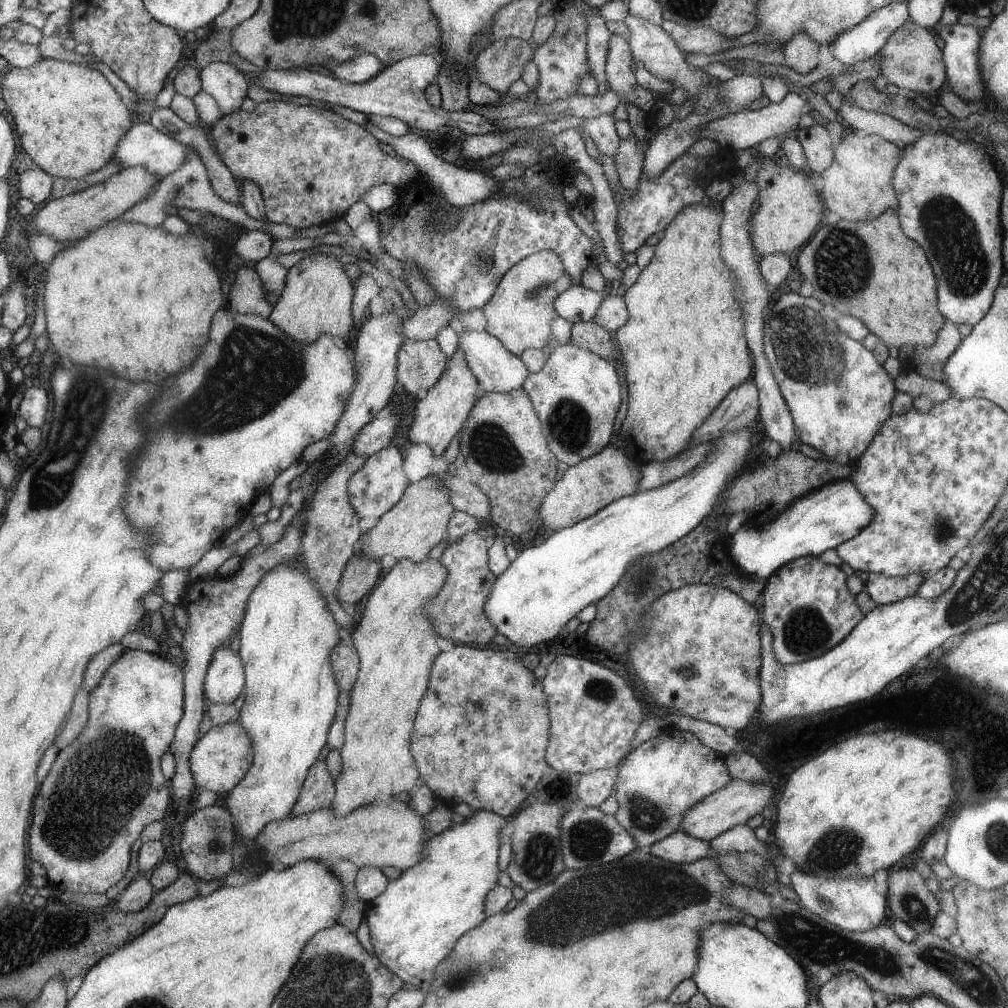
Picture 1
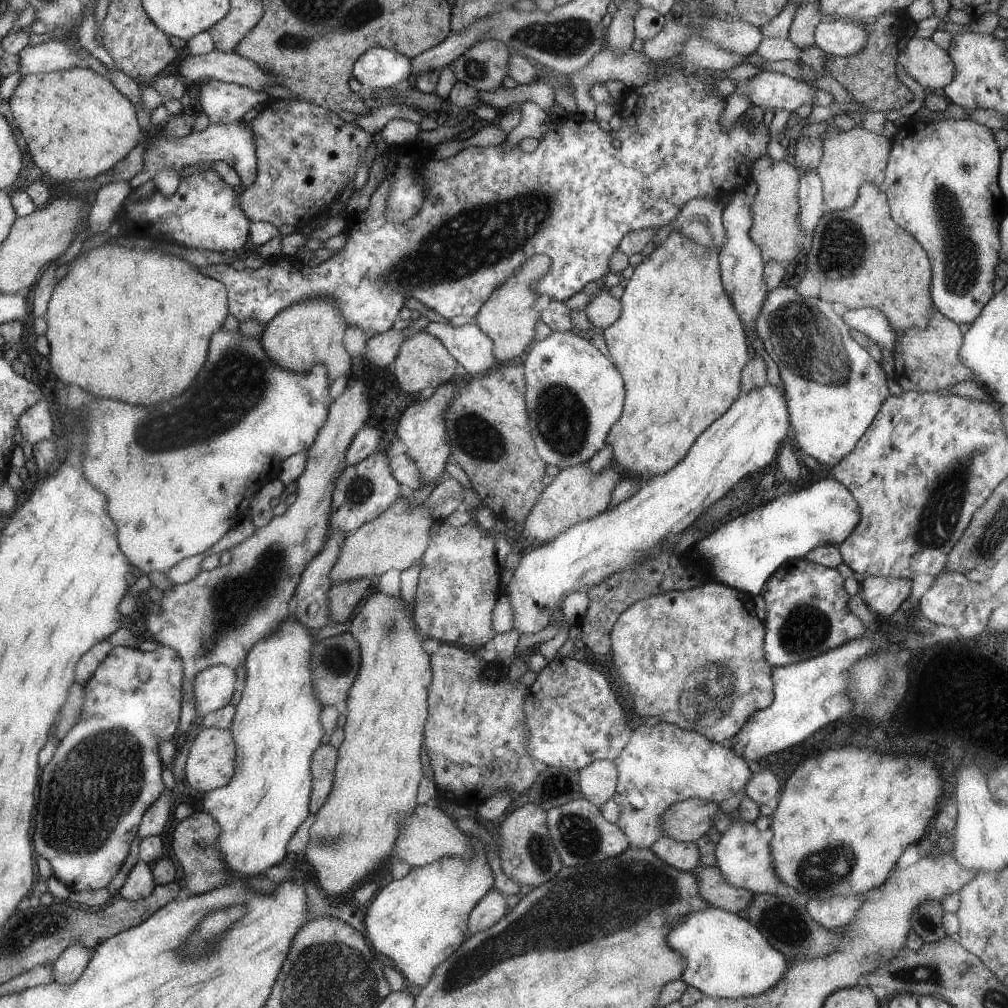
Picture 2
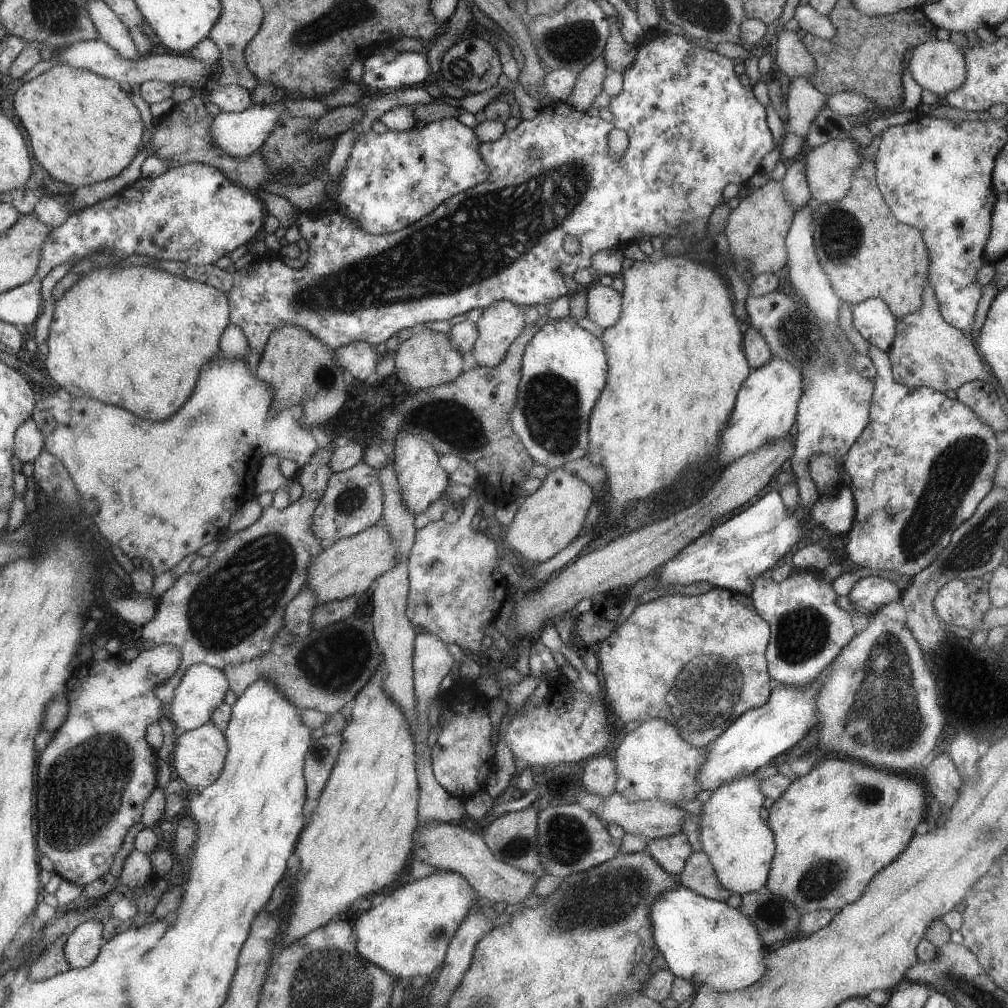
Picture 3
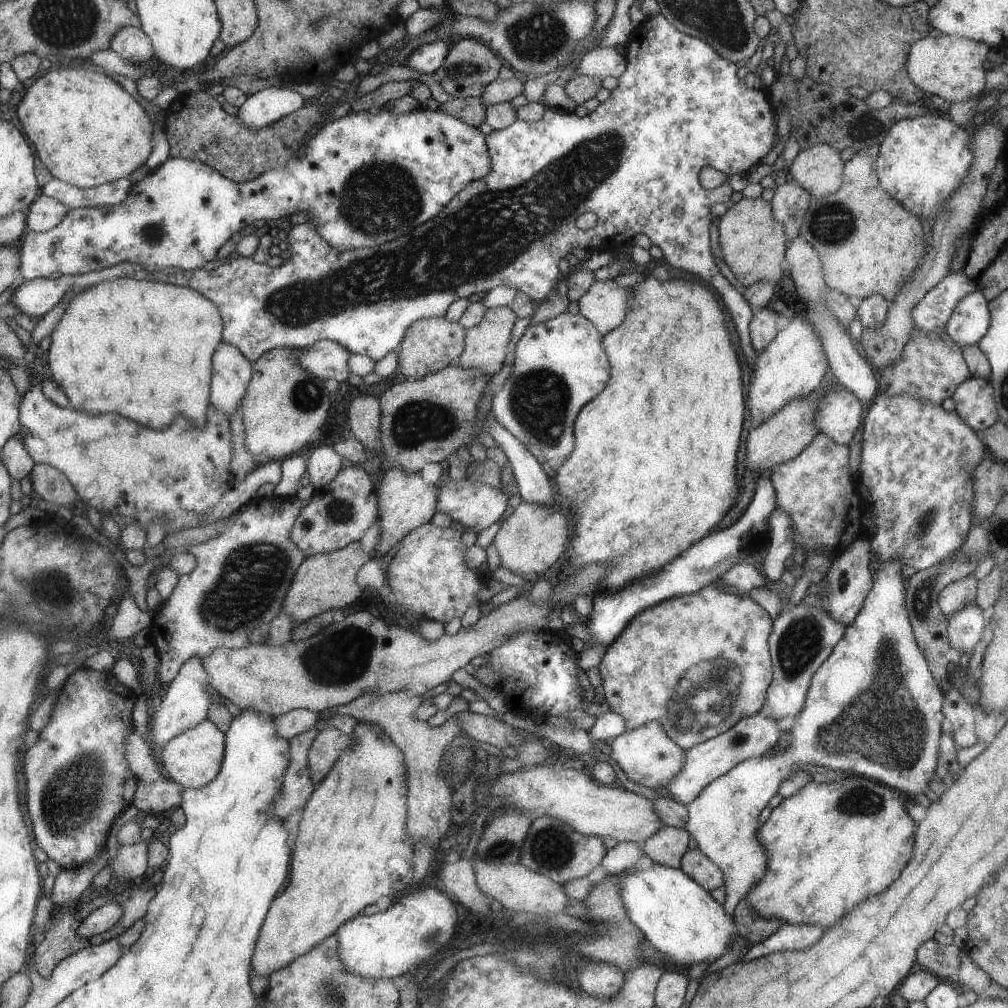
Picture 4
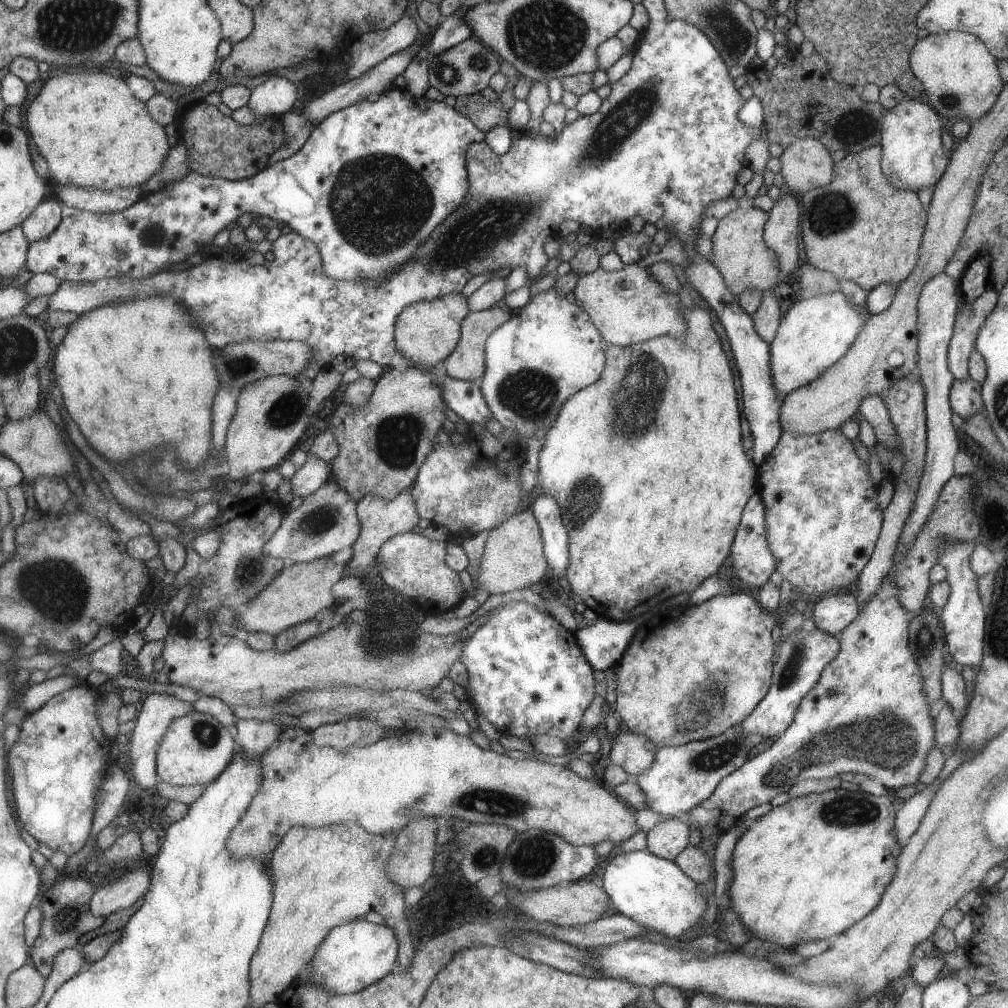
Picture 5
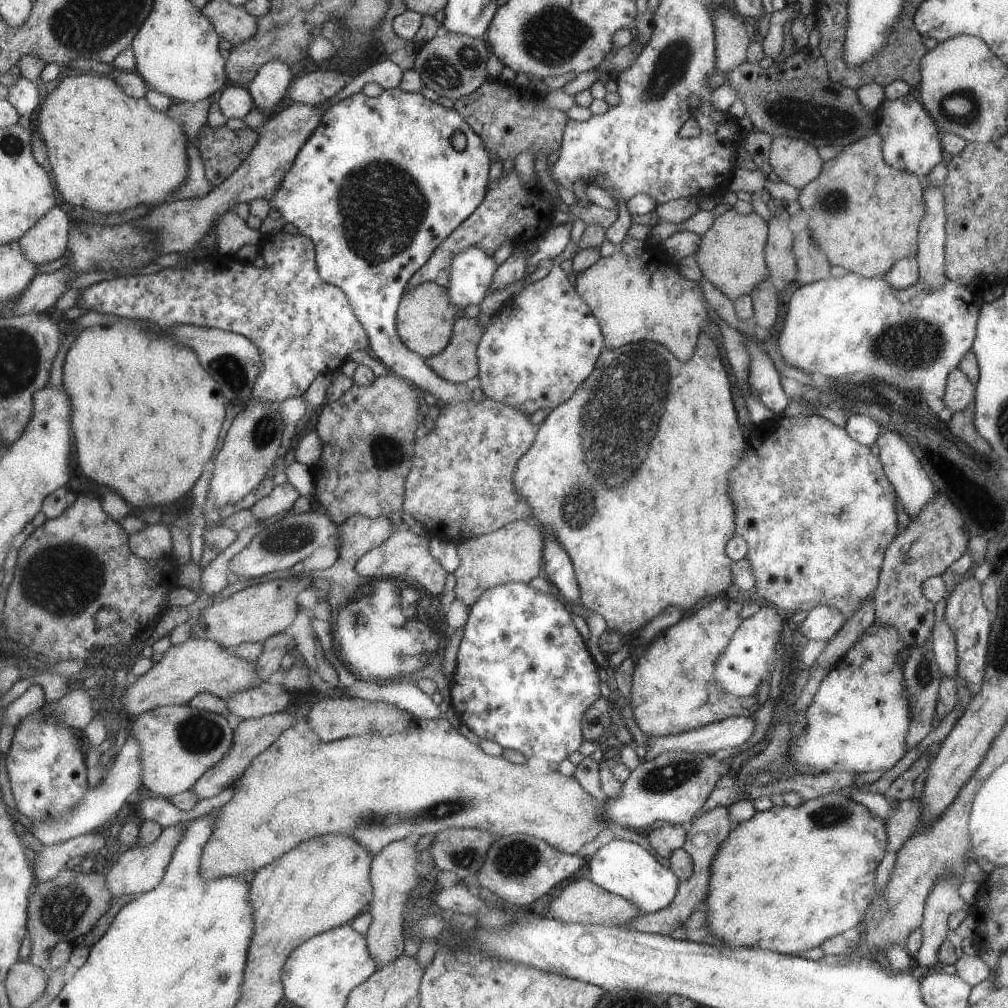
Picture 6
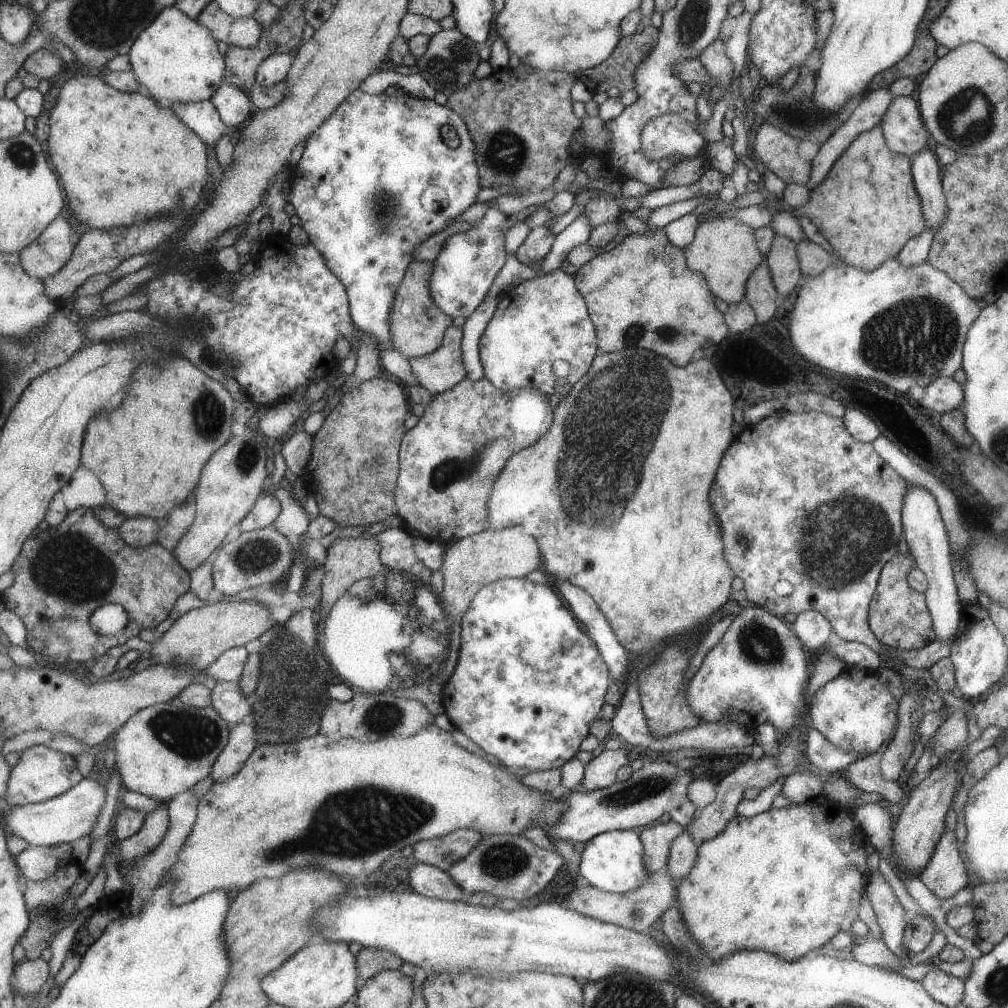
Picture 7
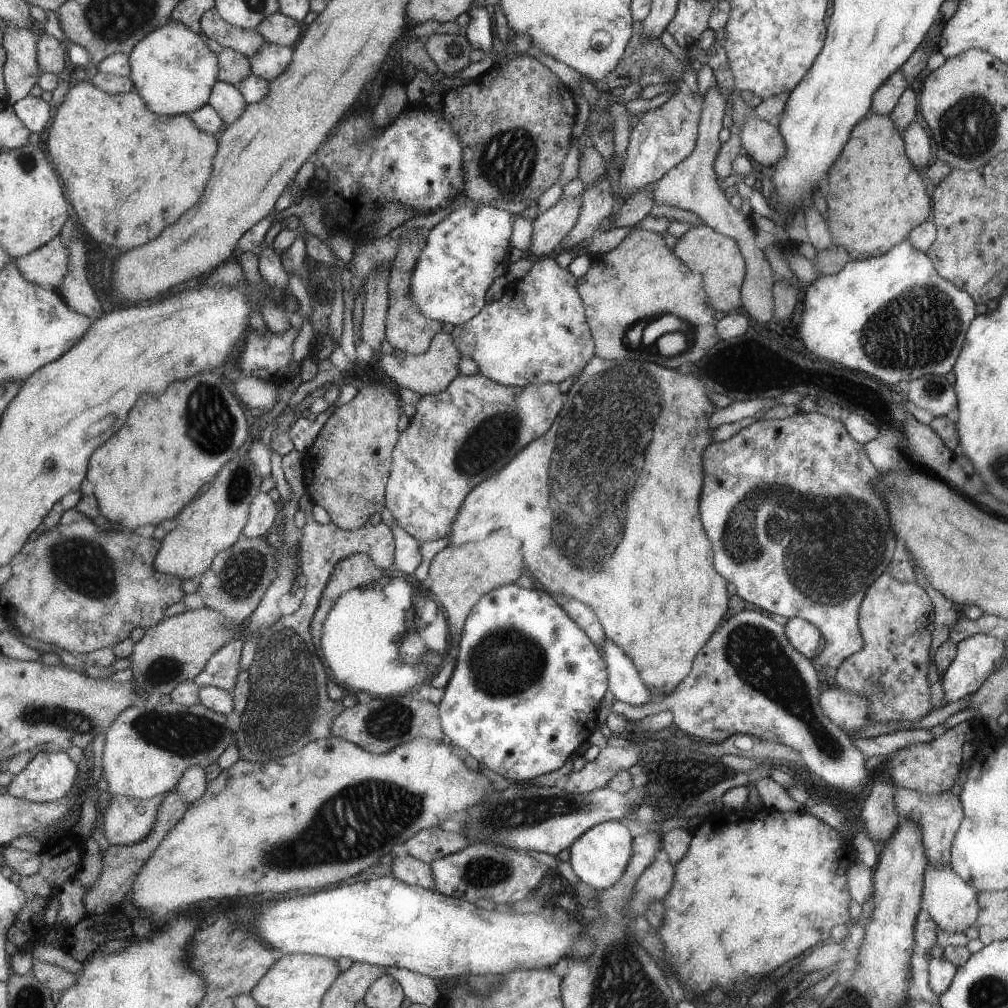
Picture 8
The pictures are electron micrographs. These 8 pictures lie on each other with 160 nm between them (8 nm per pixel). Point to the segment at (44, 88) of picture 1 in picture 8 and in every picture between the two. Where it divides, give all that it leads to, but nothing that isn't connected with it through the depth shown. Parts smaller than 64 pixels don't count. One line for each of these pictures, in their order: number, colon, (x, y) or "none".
2: (78, 125)
3: (83, 129)
4: (88, 131)
5: (93, 133)
6: (92, 128)
7: (122, 158)
8: (124, 169)

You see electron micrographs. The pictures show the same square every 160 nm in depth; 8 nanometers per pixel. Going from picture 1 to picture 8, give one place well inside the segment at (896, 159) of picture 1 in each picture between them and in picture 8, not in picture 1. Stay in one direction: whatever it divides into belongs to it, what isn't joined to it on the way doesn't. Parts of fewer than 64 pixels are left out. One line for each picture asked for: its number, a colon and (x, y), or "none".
2: (854, 156)
3: (829, 167)
4: (818, 169)
5: (806, 164)
6: (796, 162)
7: (777, 151)
8: (761, 141)

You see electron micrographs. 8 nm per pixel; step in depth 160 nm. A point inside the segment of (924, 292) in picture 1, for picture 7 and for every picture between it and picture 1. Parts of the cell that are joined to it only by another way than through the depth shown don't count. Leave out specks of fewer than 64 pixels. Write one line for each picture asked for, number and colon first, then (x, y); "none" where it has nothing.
2: (859, 255)
3: (865, 252)
4: (867, 243)
5: (859, 228)
6: (863, 215)
7: (867, 208)

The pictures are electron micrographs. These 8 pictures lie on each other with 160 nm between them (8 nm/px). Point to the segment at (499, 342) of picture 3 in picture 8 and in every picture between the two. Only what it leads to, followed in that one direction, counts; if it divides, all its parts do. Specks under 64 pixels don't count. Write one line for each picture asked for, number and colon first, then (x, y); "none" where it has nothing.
4: (485, 345)
5: (466, 362)
6: (458, 362)
7: (438, 371)
8: (430, 373)

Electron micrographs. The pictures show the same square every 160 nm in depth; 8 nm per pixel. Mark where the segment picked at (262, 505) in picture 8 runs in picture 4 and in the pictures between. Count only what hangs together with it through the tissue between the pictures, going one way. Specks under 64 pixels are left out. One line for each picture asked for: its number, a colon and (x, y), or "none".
4: (323, 464)
5: (313, 473)
6: (282, 496)
7: (266, 508)

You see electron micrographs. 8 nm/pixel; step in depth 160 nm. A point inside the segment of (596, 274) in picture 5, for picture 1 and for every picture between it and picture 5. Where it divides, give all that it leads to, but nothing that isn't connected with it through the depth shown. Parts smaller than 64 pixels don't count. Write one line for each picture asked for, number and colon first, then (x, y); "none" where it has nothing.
1: (611, 313)
2: (603, 309)
3: (603, 303)
4: (605, 304)

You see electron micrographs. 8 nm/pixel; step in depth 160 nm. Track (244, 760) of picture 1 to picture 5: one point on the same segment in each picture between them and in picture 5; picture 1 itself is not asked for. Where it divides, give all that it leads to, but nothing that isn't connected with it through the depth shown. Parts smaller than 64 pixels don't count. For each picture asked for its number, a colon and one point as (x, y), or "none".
2: (211, 760)
3: (198, 759)
4: (193, 758)
5: (196, 748)

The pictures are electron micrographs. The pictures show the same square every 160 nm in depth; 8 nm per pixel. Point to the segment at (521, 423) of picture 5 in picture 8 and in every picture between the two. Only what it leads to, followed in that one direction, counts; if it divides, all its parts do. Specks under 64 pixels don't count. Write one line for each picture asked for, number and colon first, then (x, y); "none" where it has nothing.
6: (538, 349)
7: (544, 319)
8: (535, 333)

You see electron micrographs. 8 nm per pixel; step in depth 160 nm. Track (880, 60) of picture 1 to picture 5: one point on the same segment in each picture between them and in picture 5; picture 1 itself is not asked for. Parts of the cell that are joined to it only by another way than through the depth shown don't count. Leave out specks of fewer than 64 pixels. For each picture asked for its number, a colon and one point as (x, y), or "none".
2: (929, 65)
3: (939, 66)
4: (949, 66)
5: (957, 71)

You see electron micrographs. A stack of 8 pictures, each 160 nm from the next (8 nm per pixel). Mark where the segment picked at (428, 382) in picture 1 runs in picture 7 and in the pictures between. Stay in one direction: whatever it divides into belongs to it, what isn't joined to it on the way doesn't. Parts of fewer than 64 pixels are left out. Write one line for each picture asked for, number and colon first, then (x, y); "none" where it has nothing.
2: (423, 363)
3: (426, 359)
4: (429, 345)
5: (426, 332)
6: (424, 320)
7: (417, 324)

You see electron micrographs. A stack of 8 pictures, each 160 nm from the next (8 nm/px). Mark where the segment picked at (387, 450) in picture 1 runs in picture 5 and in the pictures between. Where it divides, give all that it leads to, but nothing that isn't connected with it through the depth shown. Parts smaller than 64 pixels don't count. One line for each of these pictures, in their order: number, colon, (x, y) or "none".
2: (363, 491)
3: (353, 500)
4: (339, 513)
5: (326, 520)

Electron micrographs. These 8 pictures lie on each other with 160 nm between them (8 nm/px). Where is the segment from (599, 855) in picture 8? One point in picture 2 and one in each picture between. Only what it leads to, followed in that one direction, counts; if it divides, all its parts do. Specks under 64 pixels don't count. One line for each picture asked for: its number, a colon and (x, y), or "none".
2: (727, 957)
3: (704, 941)
4: (680, 919)
5: (654, 892)
6: (624, 867)
7: (612, 861)

